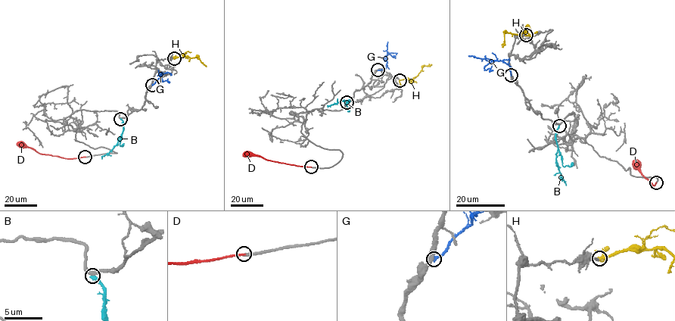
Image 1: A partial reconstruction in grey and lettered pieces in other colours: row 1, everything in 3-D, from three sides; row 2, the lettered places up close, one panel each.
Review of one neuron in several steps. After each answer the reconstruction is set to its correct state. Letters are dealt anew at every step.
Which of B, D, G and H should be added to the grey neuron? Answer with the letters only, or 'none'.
D

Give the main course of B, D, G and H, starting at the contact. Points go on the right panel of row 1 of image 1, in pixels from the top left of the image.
B: (559, 125), (556, 131), (556, 163), (566, 185)
D: (656, 182), (653, 185), (642, 175), (639, 163), (636, 162)
G: (511, 75), (509, 67), (502, 60), (492, 60), (484, 69), (493, 70)
H: (526, 35), (524, 32), (519, 35), (505, 32), (503, 47)

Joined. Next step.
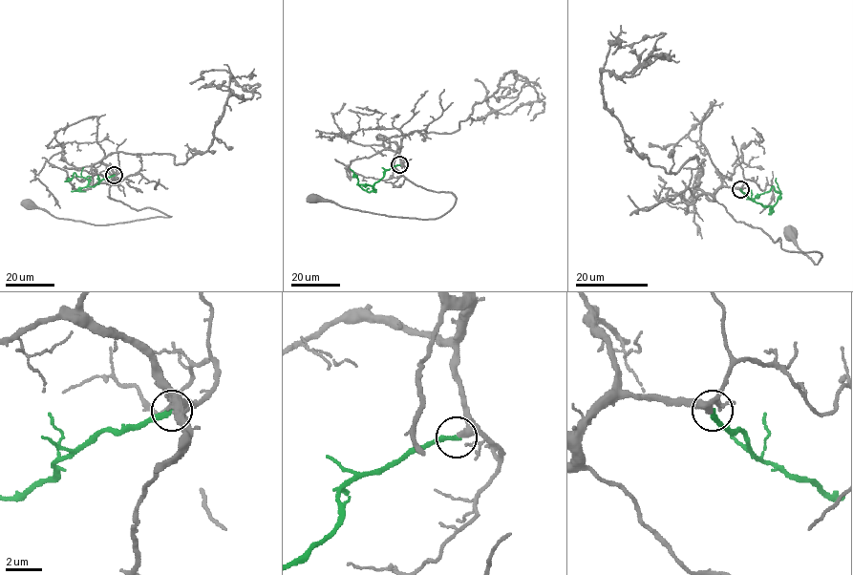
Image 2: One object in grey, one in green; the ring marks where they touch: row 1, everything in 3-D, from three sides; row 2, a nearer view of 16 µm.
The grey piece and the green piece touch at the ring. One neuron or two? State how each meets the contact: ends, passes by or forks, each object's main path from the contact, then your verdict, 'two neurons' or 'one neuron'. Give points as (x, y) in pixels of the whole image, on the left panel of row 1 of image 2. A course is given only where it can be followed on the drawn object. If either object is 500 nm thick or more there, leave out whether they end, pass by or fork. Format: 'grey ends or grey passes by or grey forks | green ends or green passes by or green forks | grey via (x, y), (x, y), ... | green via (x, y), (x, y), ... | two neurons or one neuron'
grey ends | green ends | grey via (114, 175), (108, 196), (132, 208), (149, 207), (170, 217), (91, 224), (58, 218), (28, 205) | green via (114, 175), (92, 186), (88, 186), (88, 181), (74, 173), (69, 181), (64, 181) | one neuron

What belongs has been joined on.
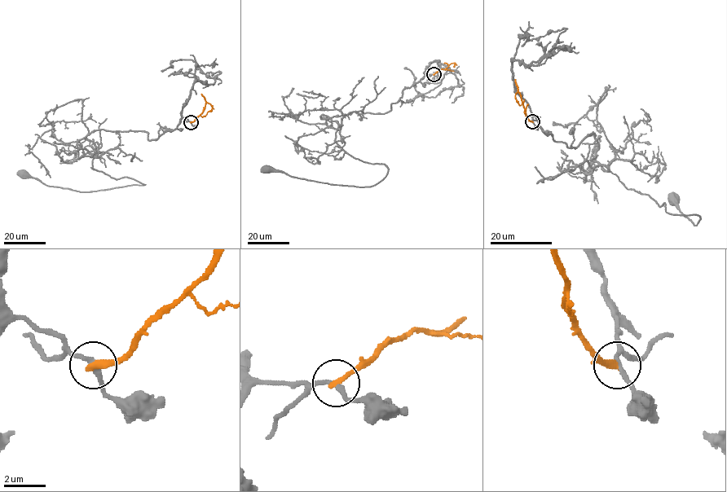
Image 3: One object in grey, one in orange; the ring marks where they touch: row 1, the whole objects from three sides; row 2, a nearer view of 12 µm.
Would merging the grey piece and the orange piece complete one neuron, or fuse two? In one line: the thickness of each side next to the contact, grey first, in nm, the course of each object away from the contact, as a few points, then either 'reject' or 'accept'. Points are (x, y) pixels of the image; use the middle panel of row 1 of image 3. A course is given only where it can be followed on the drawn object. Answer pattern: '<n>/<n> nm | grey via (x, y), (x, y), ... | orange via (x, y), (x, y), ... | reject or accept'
200/300 nm | grey via (433, 74), (384, 113), (320, 116), (338, 125), (345, 151), (386, 166), (375, 184), (266, 169) | orange via (433, 74), (454, 63), (454, 67) | reject

